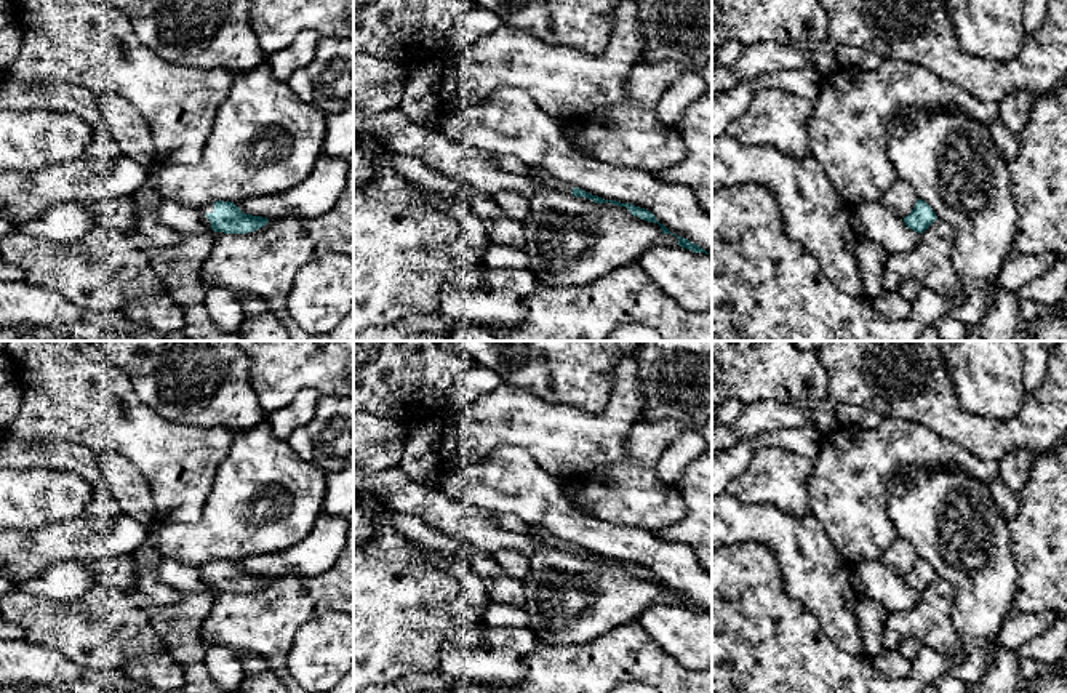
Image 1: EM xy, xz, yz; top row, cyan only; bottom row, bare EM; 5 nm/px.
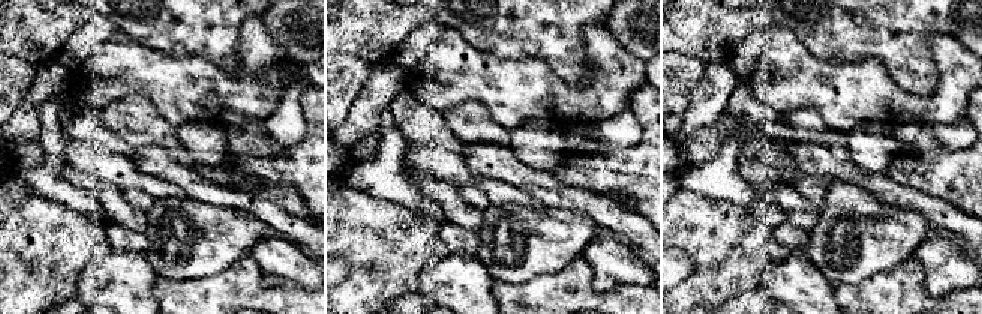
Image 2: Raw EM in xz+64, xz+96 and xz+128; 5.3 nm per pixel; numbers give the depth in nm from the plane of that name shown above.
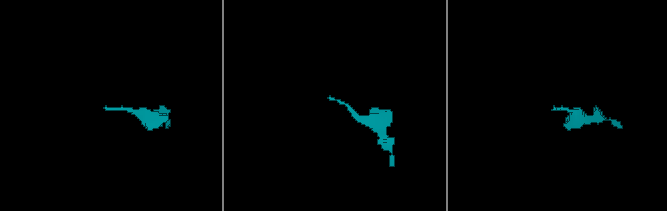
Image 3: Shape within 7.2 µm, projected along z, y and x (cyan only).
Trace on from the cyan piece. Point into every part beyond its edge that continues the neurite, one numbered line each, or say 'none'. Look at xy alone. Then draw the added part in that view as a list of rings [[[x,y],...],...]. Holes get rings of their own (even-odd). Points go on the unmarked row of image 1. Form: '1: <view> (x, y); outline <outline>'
1: xy (207, 567); outline [[[211,560],[211,562],[208,562],[208,563],[203,563],[203,565],[200,565],[197,570],[198,570],[202,579],[203,579],[208,586],[211,586],[211,581],[210,581],[210,578],[206,576],[206,573],[214,570],[214,562]]]

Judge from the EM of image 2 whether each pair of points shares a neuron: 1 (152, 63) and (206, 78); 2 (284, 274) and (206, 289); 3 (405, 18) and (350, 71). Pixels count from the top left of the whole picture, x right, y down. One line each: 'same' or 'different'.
1: same
2: different
3: different

